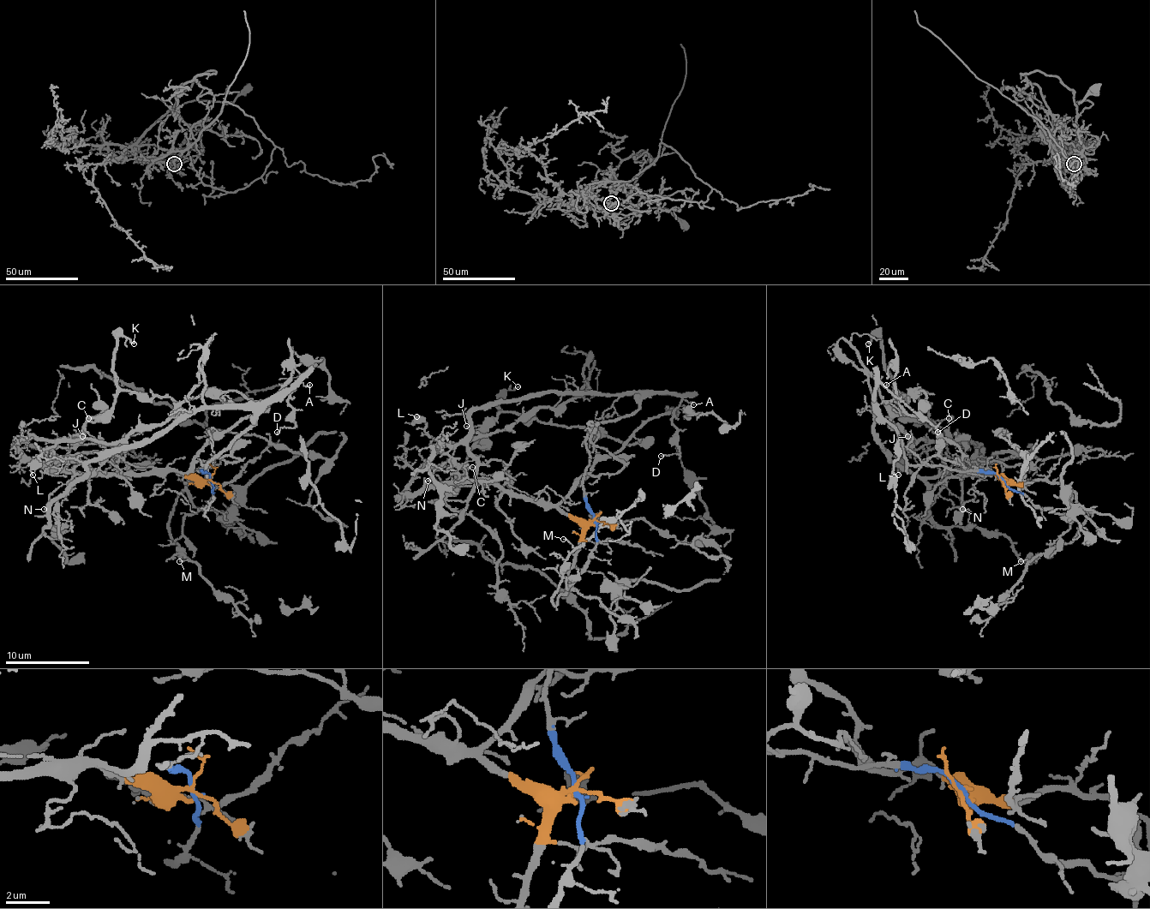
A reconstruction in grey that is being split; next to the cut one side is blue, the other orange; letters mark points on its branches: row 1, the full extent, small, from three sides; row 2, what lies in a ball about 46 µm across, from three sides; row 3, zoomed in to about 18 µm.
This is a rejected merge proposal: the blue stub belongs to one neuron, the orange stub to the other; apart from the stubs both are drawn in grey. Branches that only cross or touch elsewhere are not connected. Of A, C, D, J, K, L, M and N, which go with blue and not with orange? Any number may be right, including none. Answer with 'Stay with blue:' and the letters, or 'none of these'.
Stay with blue: A, D

